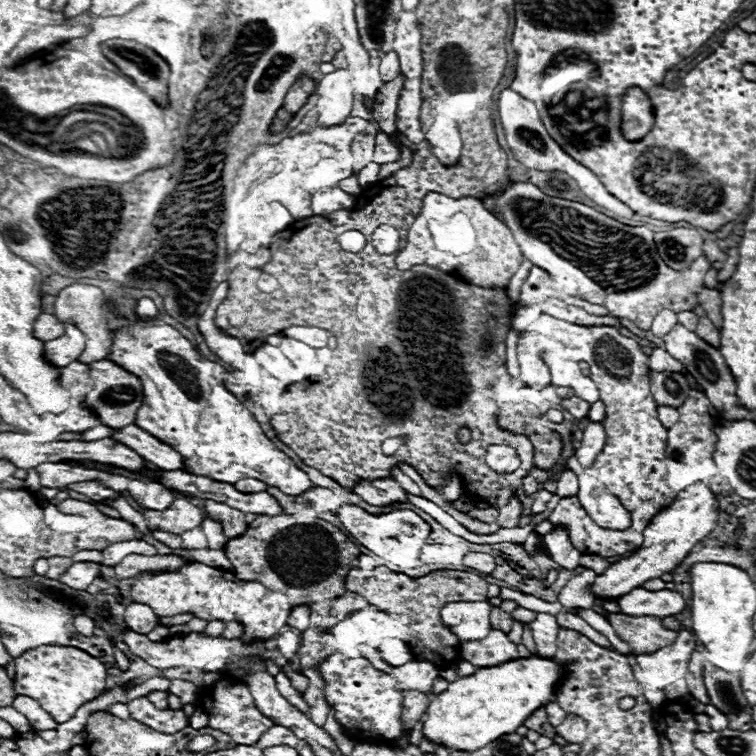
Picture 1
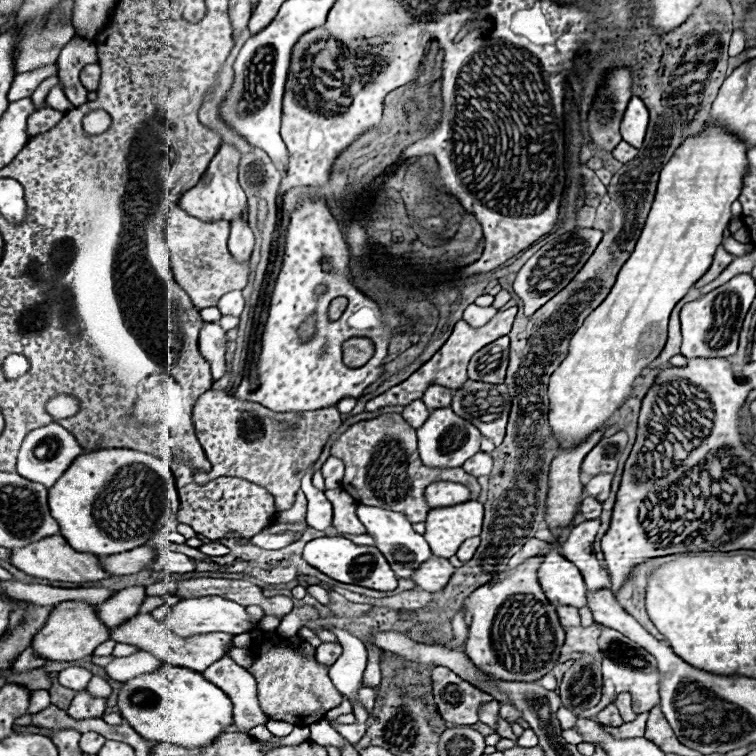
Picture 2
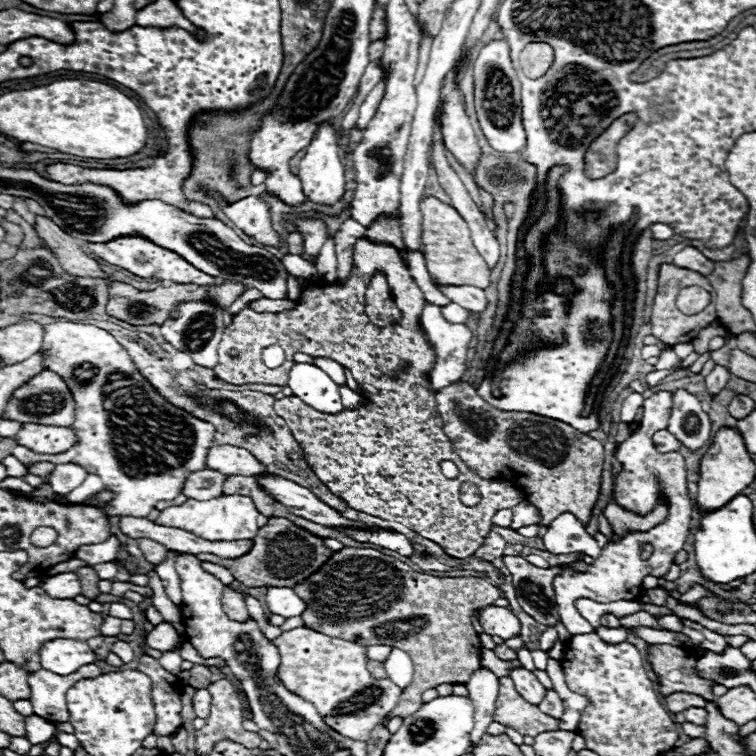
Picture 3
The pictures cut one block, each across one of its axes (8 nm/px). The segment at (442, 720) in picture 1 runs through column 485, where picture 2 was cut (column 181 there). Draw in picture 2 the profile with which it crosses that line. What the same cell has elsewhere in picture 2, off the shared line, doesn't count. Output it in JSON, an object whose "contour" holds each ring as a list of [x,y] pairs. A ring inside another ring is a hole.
{"contour":[[[166,664],[152,674],[136,676],[120,688],[122,718],[146,740],[172,742],[184,748],[210,746],[232,724],[232,700],[198,672]]]}

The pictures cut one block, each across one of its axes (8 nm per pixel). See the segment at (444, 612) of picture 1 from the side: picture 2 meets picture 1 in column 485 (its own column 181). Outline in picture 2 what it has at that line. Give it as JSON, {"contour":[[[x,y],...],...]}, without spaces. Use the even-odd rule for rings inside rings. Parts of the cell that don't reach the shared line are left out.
{"contour":[[[202,596],[202,598],[190,598],[190,600],[180,600],[172,604],[172,610],[164,624],[174,630],[174,634],[180,636],[196,636],[196,634],[208,634],[208,632],[226,632],[226,634],[242,634],[246,630],[256,630],[260,628],[260,622],[256,626],[250,626],[250,616],[246,614],[246,608],[220,598],[220,596]]]}

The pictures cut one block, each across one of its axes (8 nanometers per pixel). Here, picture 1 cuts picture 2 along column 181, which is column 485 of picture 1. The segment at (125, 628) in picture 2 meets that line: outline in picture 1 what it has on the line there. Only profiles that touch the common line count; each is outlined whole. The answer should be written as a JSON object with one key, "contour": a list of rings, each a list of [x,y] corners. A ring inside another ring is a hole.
{"contour":[[[492,630],[486,638],[474,640],[474,642],[462,642],[460,644],[460,656],[468,662],[472,662],[478,668],[484,666],[496,666],[508,660],[516,660],[518,650],[516,644],[508,640],[508,634],[502,630]]]}

